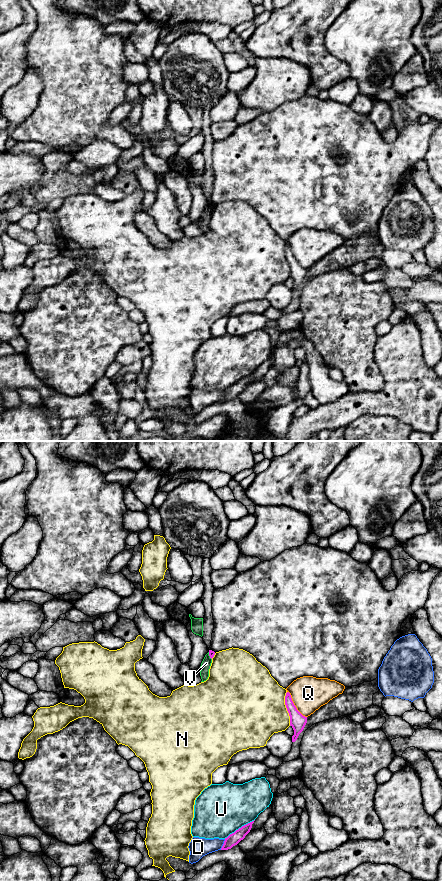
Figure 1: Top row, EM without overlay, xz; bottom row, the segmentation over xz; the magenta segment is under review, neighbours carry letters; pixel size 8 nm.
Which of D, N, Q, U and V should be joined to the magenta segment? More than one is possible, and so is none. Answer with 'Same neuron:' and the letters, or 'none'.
Same neuron: none

